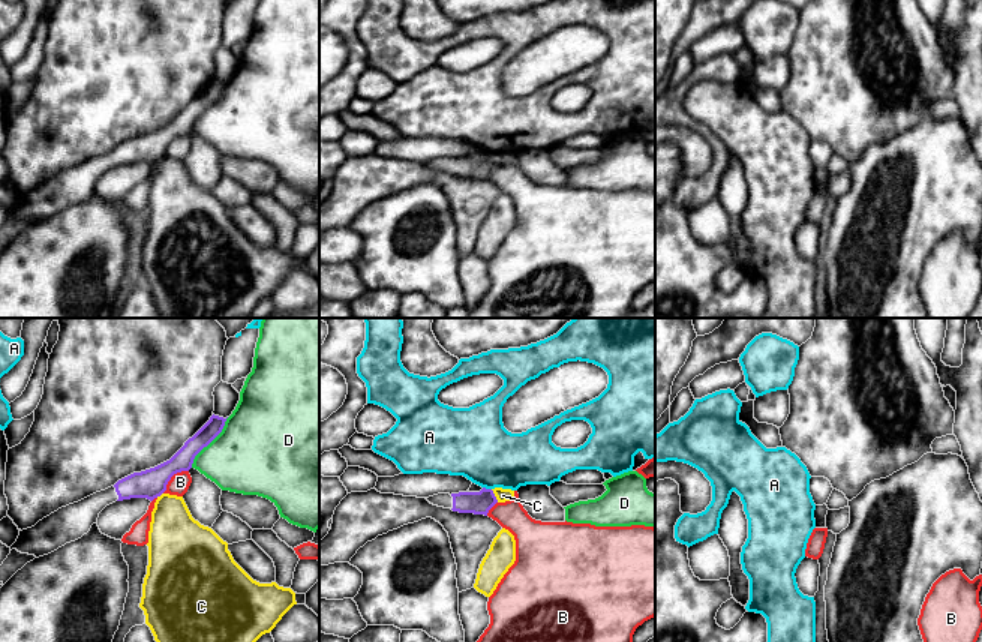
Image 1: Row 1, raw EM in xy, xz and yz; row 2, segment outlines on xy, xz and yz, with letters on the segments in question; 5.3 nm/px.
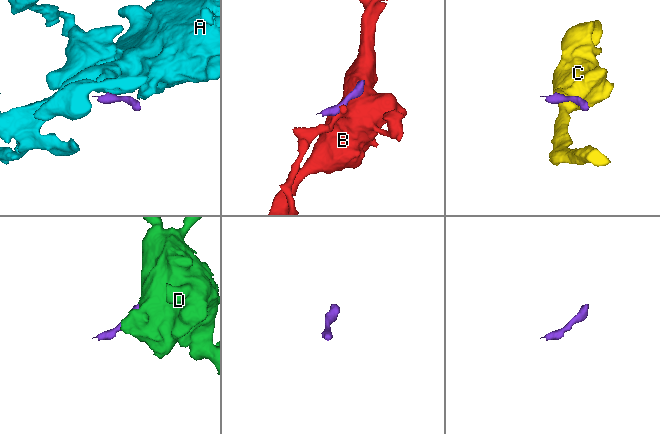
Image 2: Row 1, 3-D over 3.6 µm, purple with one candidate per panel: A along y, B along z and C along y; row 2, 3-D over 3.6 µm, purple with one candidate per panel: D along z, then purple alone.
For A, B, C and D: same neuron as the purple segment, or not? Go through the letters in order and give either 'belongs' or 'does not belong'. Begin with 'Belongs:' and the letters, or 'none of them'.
Belongs: none of them
A: does not belong
B: does not belong
C: does not belong
D: does not belong

